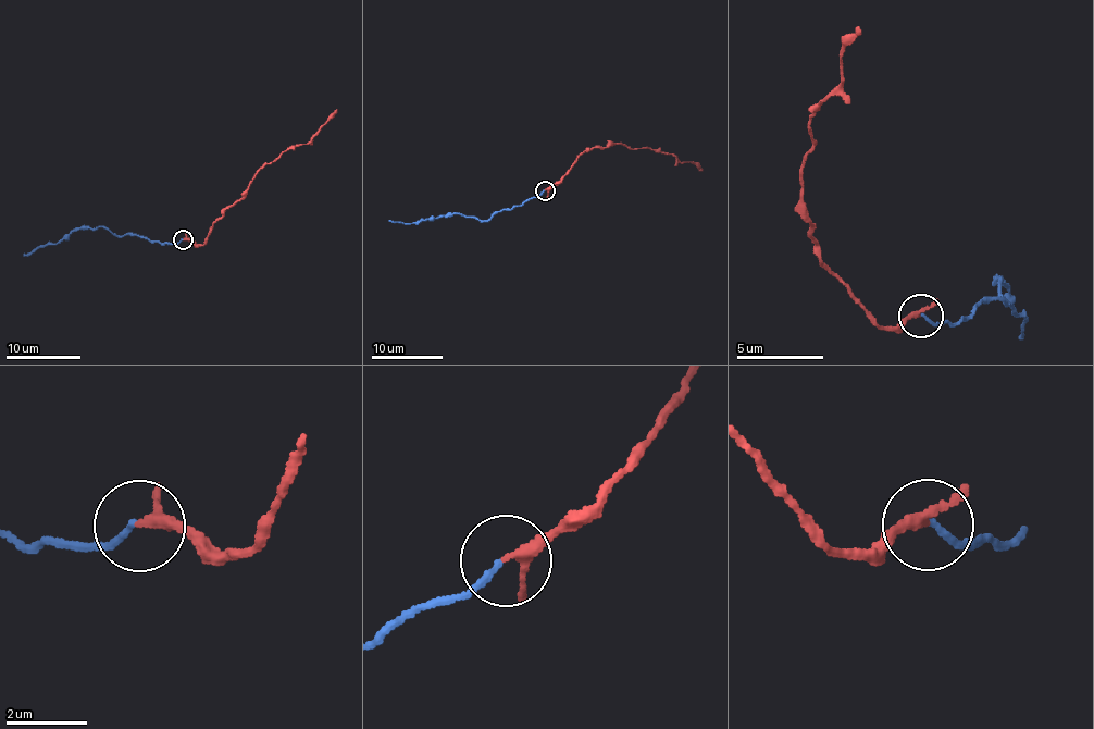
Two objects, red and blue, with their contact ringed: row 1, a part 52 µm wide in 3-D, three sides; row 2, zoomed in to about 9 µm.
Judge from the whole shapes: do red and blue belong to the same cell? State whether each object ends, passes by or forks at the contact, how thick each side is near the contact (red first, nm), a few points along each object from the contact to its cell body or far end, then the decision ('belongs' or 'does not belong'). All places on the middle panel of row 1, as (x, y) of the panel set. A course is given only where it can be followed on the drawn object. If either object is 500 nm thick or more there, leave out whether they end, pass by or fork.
red passes by; blue ends; calibres 240 and 160 nm; course red (545, 190), (564, 176), (586, 150), (621, 143), (636, 149), (655, 149), (703, 169); course blue (544, 190), (497, 212), (486, 221), (447, 213), (420, 223), (388, 220); belongs

